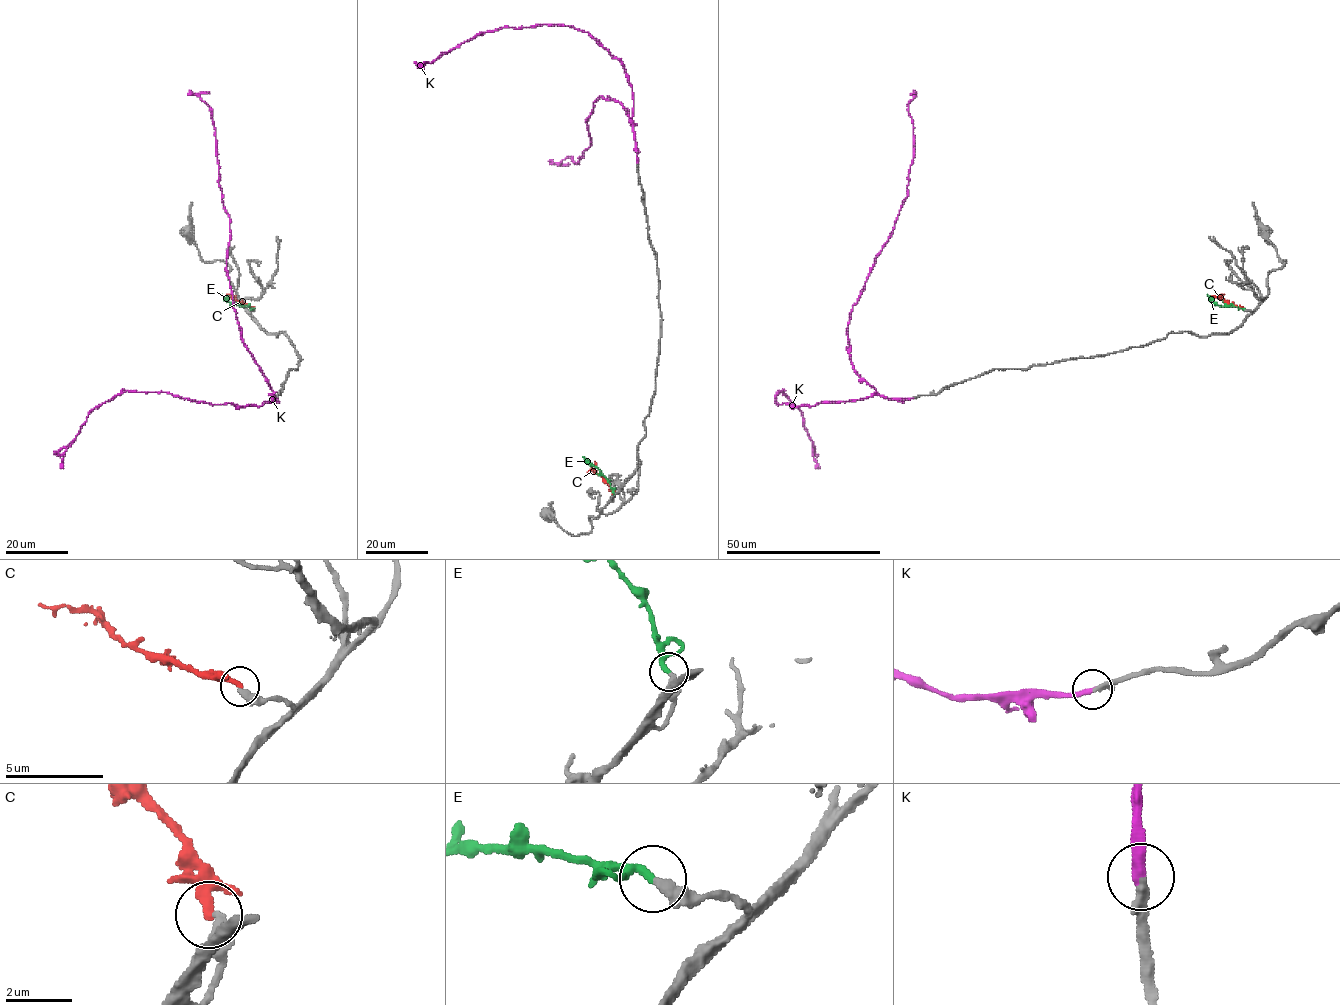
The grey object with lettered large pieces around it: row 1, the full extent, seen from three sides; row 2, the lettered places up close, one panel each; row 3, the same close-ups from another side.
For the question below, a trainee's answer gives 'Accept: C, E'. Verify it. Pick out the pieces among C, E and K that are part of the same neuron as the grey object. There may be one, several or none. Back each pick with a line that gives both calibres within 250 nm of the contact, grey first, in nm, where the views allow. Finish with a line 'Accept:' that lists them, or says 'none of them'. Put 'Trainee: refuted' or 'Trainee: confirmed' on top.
Trainee: refuted
E: 400/200 nm
K: 260/280 nm
Accept: E, K

